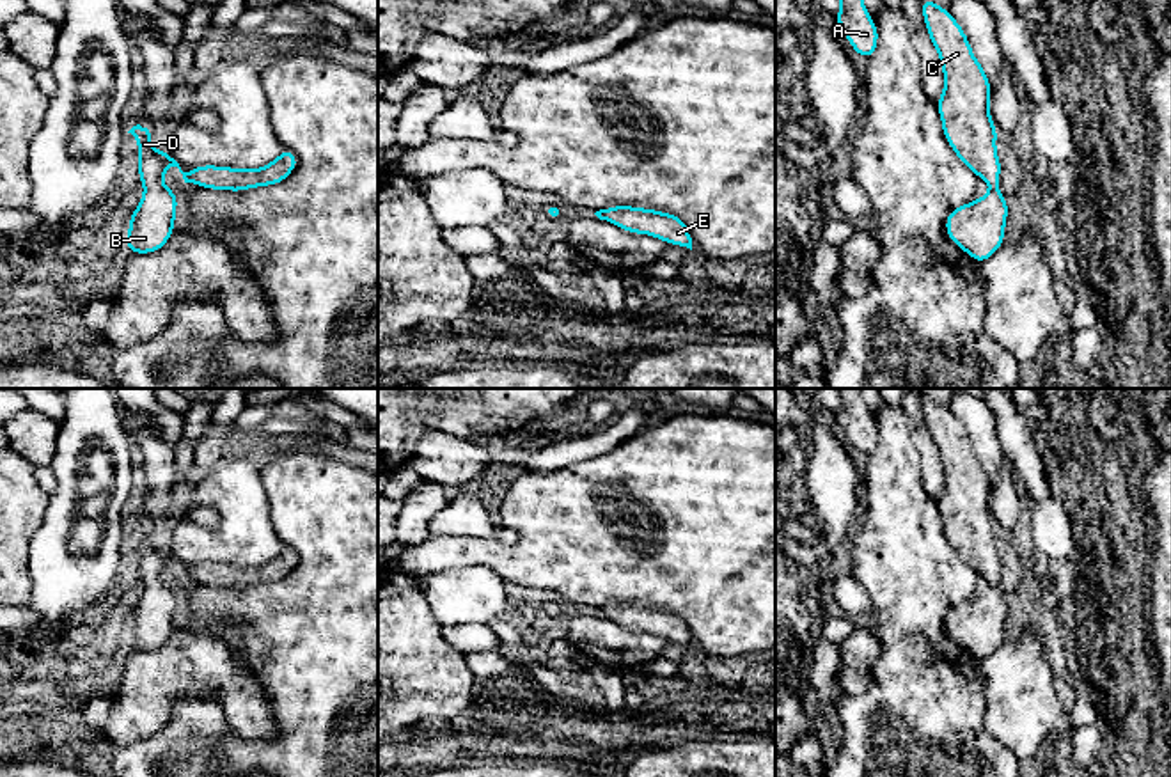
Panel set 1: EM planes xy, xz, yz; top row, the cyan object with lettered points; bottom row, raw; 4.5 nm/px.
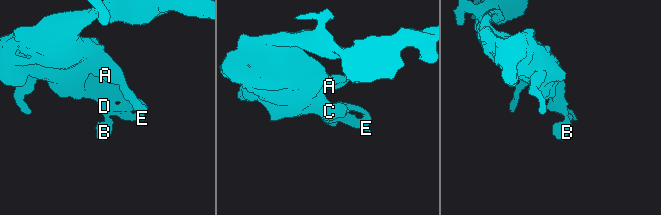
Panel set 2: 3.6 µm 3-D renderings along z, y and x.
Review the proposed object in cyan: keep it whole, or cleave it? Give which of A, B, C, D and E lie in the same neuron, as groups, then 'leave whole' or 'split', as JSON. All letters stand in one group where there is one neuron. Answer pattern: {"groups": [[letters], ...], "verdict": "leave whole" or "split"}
{"groups": [["A", "B", "C", "D", "E"]], "verdict": "leave whole"}

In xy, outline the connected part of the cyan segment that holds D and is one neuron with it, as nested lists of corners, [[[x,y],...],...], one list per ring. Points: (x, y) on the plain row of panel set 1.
[[[133,523],[138,541],[138,577],[145,584],[137,607],[130,612],[126,644],[130,651],[151,651],[167,642],[174,630],[177,591],[161,578],[169,564],[177,564],[185,580],[209,587],[241,589],[282,580],[298,562],[296,552],[284,546],[271,561],[261,566],[232,566],[202,562],[183,569],[172,550],[151,543],[153,523]]]

